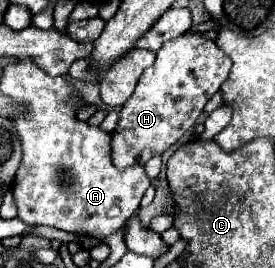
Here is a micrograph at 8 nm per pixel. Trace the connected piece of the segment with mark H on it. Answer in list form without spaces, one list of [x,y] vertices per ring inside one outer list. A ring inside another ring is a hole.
[[[181,34],[163,44],[155,64],[141,74],[135,92],[119,112],[117,128],[111,134],[115,168],[123,170],[133,164],[147,164],[149,158],[169,150],[195,124],[203,106],[227,80],[229,70],[231,60],[227,54],[203,34]]]

